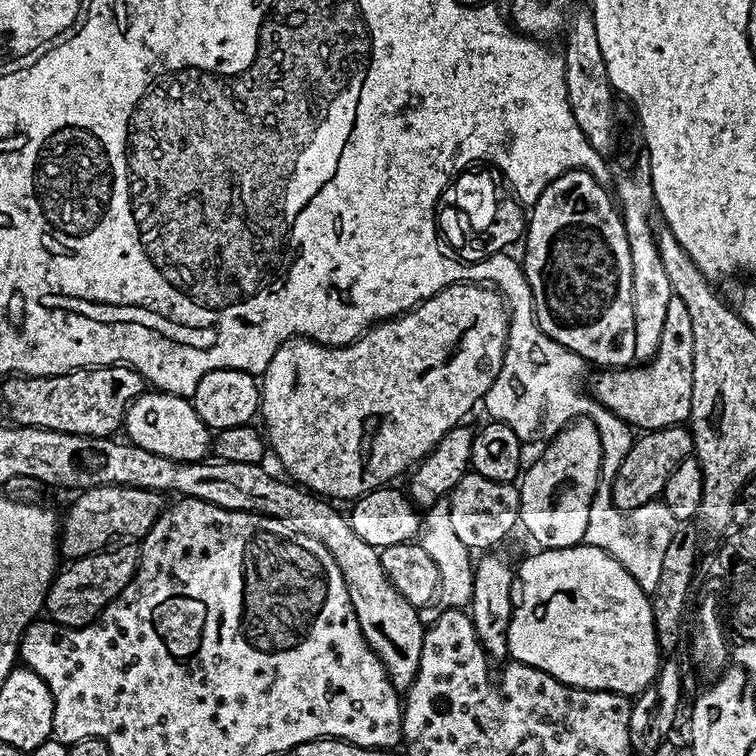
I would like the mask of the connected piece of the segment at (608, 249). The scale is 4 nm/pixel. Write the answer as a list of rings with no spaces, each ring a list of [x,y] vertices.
[[[579,170],[567,172],[542,190],[542,194],[535,197],[532,208],[532,217],[529,215],[526,220],[526,235],[523,237],[524,260],[522,267],[524,269],[524,278],[530,282],[532,291],[532,303],[536,306],[536,324],[544,333],[547,334],[554,342],[558,342],[564,348],[570,349],[574,354],[578,354],[589,365],[600,364],[601,369],[611,370],[614,368],[627,368],[636,360],[634,354],[634,306],[630,298],[630,242],[626,242],[626,230],[620,217],[620,209],[614,203],[609,189],[600,184],[588,172]]]

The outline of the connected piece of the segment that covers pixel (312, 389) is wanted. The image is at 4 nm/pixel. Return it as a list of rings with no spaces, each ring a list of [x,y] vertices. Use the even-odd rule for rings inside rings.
[[[452,282],[447,286],[441,287],[438,294],[434,294],[428,300],[421,300],[419,304],[410,312],[402,312],[398,316],[392,317],[390,320],[382,320],[379,324],[373,324],[371,328],[368,329],[364,335],[359,336],[353,344],[345,344],[342,348],[331,348],[325,344],[319,344],[317,340],[310,340],[303,336],[294,336],[291,340],[287,340],[282,346],[278,346],[278,350],[270,358],[268,363],[268,369],[265,370],[262,374],[262,383],[260,384],[260,411],[258,413],[259,419],[262,421],[264,419],[264,424],[262,423],[263,431],[266,433],[266,444],[270,449],[271,455],[272,452],[274,455],[280,459],[280,464],[285,468],[287,475],[291,477],[295,483],[305,487],[310,492],[316,493],[317,496],[323,496],[325,498],[331,498],[333,501],[341,502],[340,500],[348,500],[347,502],[355,501],[357,498],[365,496],[368,492],[373,492],[376,488],[383,488],[385,486],[391,485],[392,480],[395,476],[400,476],[409,471],[413,466],[420,463],[429,452],[435,448],[436,444],[445,436],[446,433],[451,428],[457,427],[461,423],[460,420],[472,407],[479,405],[483,401],[484,395],[490,390],[490,386],[498,378],[498,370],[502,366],[504,361],[504,351],[506,351],[506,342],[508,341],[508,318],[509,311],[507,303],[503,296],[496,291],[495,287],[487,286],[488,288],[483,288],[480,284],[472,284],[473,282]]]

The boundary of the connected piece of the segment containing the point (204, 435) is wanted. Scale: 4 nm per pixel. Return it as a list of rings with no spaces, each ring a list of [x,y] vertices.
[[[159,390],[145,391],[128,408],[124,415],[122,432],[131,443],[142,446],[142,450],[150,450],[159,456],[165,456],[171,460],[202,460],[210,452],[210,429],[198,418],[191,399],[176,396],[173,392],[162,392]]]

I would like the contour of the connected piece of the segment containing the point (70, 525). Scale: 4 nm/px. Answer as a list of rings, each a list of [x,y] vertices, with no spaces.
[[[120,484],[85,488],[77,496],[80,497],[69,506],[68,513],[62,516],[58,524],[58,552],[68,562],[103,552],[121,538],[132,542],[143,540],[166,507],[165,497],[161,493],[142,488],[124,488]]]

